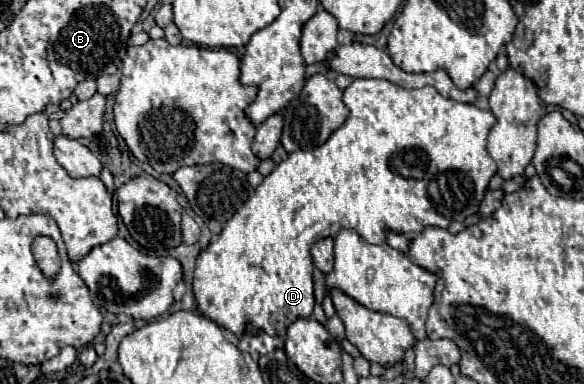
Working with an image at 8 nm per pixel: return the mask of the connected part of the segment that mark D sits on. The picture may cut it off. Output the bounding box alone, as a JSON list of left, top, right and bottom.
[194,79,496,337]

